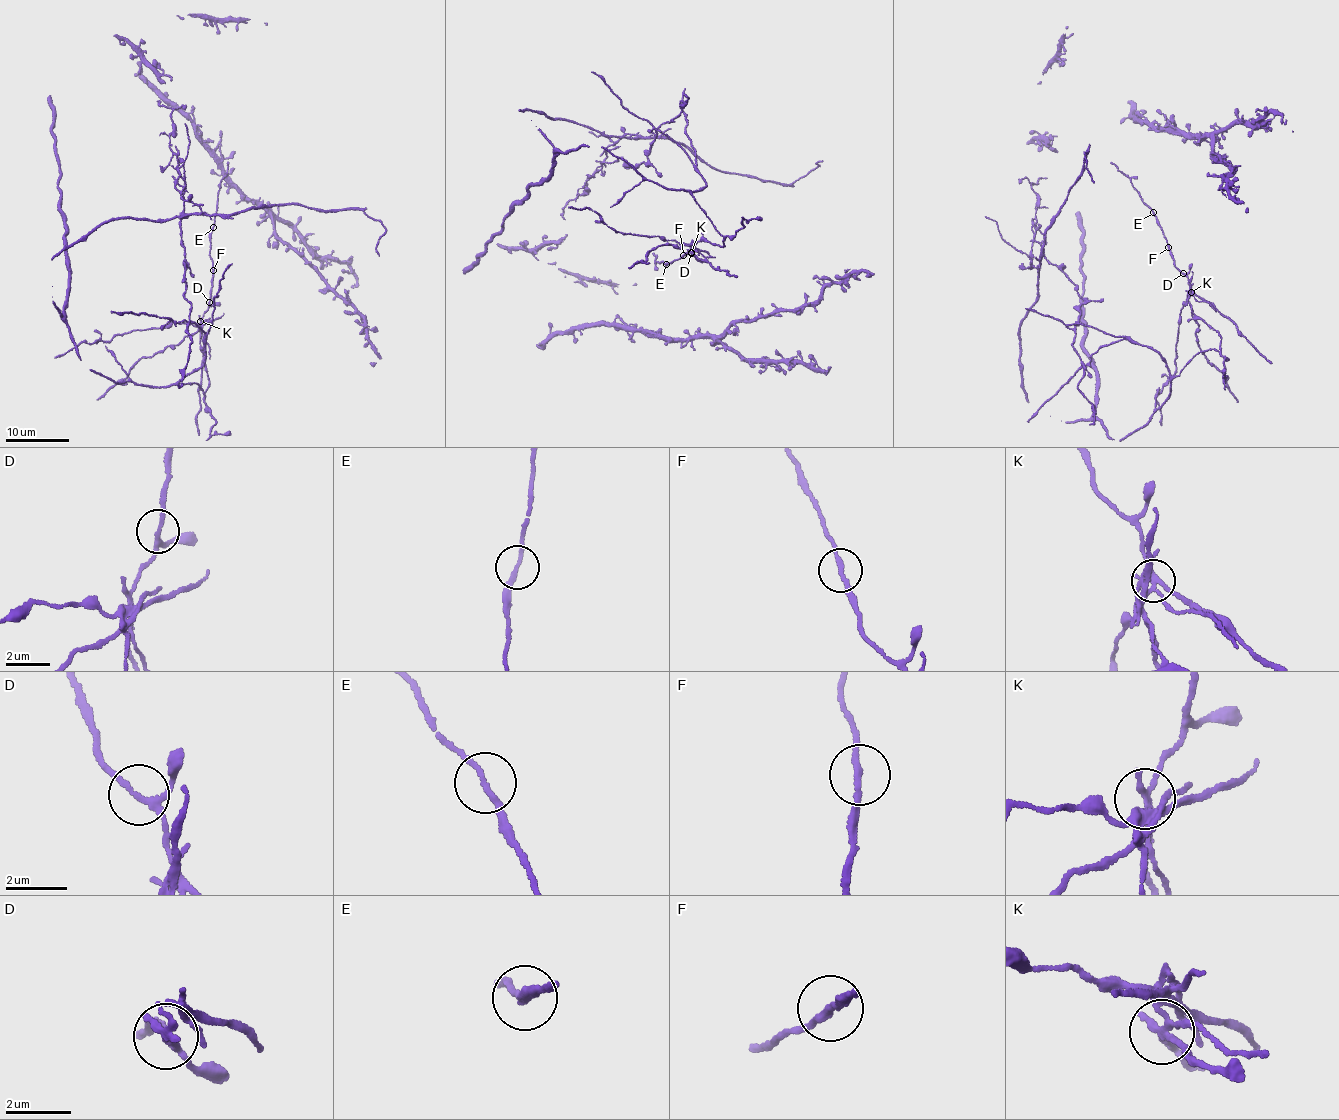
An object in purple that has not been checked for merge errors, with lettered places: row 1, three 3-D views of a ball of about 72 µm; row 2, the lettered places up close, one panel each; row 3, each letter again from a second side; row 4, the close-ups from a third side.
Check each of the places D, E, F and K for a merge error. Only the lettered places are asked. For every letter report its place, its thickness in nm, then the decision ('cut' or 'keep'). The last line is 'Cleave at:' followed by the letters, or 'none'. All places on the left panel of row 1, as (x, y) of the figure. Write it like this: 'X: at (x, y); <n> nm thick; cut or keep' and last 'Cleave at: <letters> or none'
D: at (209, 302); 170 nm thick; keep
E: at (213, 227); 180 nm thick; cut
F: at (213, 270); 200 nm thick; keep
K: at (200, 321); 180 nm thick; cut
Cleave at: E, K

